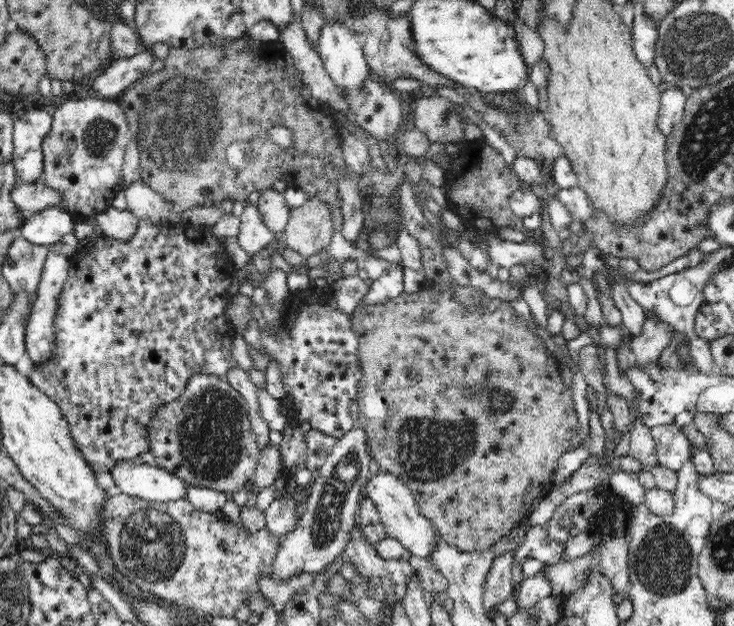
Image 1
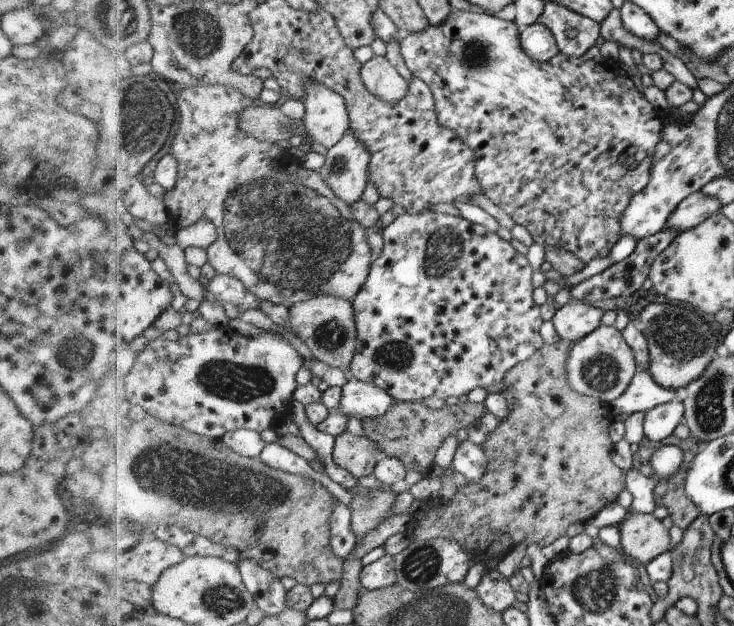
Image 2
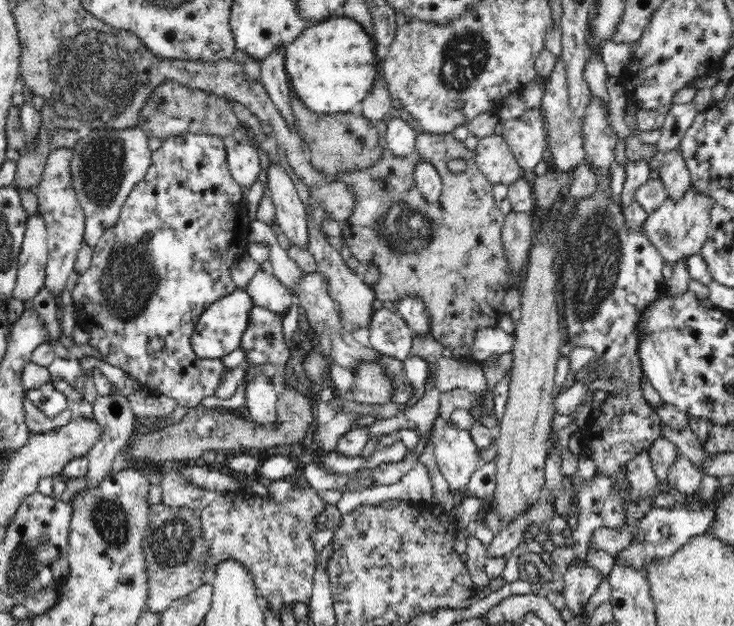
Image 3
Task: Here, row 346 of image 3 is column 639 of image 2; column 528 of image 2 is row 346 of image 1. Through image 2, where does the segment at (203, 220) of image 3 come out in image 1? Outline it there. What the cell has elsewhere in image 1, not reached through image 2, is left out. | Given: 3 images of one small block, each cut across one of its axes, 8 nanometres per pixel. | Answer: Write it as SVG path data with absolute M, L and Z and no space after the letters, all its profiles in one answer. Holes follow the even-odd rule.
M139 218L135 235L127 241L109 237L100 228L94 229L88 239L89 242L93 240L90 250L78 252L75 256L72 268L67 271L67 280L62 288L62 294L58 296L58 308L54 314L54 352L46 362L32 364L30 380L32 385L44 392L59 407L67 425L70 426L71 437L74 437L79 453L97 475L100 472L112 473L117 462L136 461L148 451L150 441L147 440L147 424L155 418L154 411L178 399L185 392L185 387L194 374L216 374L225 378L226 372L230 372L234 366L237 366L236 360L230 353L236 331L224 315L230 298L227 292L234 276L234 266L230 264L230 270L228 270L228 260L224 259L222 240L210 232L202 232L194 228L186 229L186 225L159 228L150 220Z

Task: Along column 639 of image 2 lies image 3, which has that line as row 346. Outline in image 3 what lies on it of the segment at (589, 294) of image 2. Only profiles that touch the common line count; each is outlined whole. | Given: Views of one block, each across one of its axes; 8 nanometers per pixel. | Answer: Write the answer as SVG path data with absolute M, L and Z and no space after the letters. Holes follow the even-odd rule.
M252 306L248 326L242 334L240 347L246 351L246 361L251 364L280 364L285 366L290 347L282 331L283 316L261 306Z

